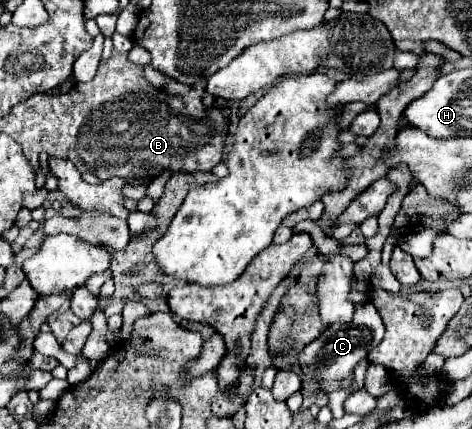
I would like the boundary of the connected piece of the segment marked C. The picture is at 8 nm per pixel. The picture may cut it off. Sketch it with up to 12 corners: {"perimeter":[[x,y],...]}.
{"perimeter":[[371,302],[349,324],[331,324],[305,346],[303,388],[341,382],[383,340]]}

